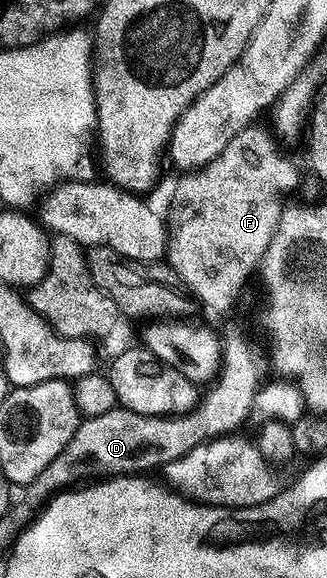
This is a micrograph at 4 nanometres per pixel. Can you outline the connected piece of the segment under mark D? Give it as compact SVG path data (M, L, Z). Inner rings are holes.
M229 323L225 327L225 335L220 336L221 340L221 365L217 370L215 378L208 384L209 392L200 396L199 402L192 411L186 411L184 415L175 415L166 417L163 415L144 415L143 413L135 413L128 411L123 406L116 406L113 411L103 413L102 416L91 416L82 418L79 429L75 431L75 437L71 439L63 449L63 453L59 453L59 457L55 457L55 461L51 461L51 465L47 465L47 469L43 469L43 473L39 473L39 477L35 477L35 481L28 484L27 491L33 499L41 499L45 501L60 489L68 488L70 485L78 484L87 475L89 477L112 477L114 475L136 475L138 473L149 473L152 467L168 468L171 461L175 461L179 457L183 457L187 453L191 453L191 449L195 449L204 443L210 443L212 439L220 439L223 435L232 435L245 423L245 418L249 414L254 414L255 404L257 401L257 393L263 386L261 374L265 371L265 363L261 360L261 349L251 339L249 335L237 323Z

